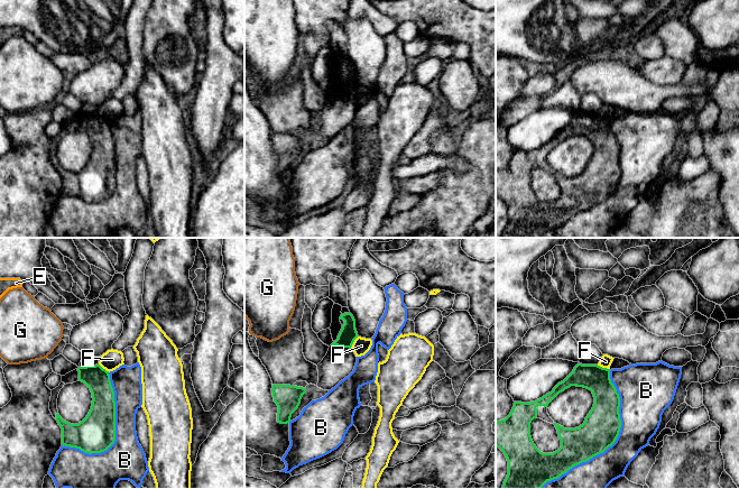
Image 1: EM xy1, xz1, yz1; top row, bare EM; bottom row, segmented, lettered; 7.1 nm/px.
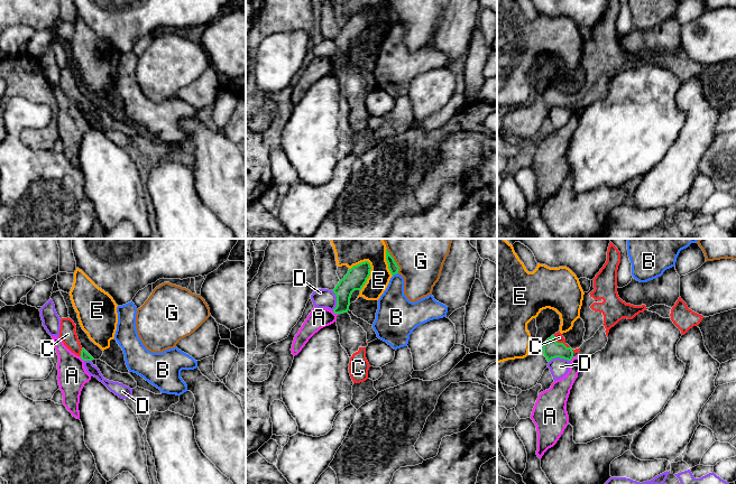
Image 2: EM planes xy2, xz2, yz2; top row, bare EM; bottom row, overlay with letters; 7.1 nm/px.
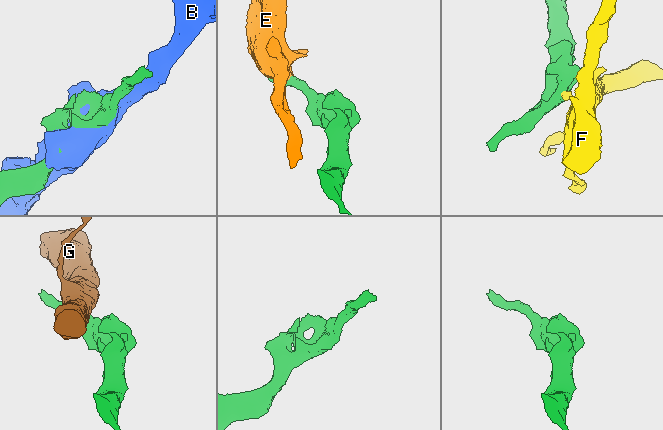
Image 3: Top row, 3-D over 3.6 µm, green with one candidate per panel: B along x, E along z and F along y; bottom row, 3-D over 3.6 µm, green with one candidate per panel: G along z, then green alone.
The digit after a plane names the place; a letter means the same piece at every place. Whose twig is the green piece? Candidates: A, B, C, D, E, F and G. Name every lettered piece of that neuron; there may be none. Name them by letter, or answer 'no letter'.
C

